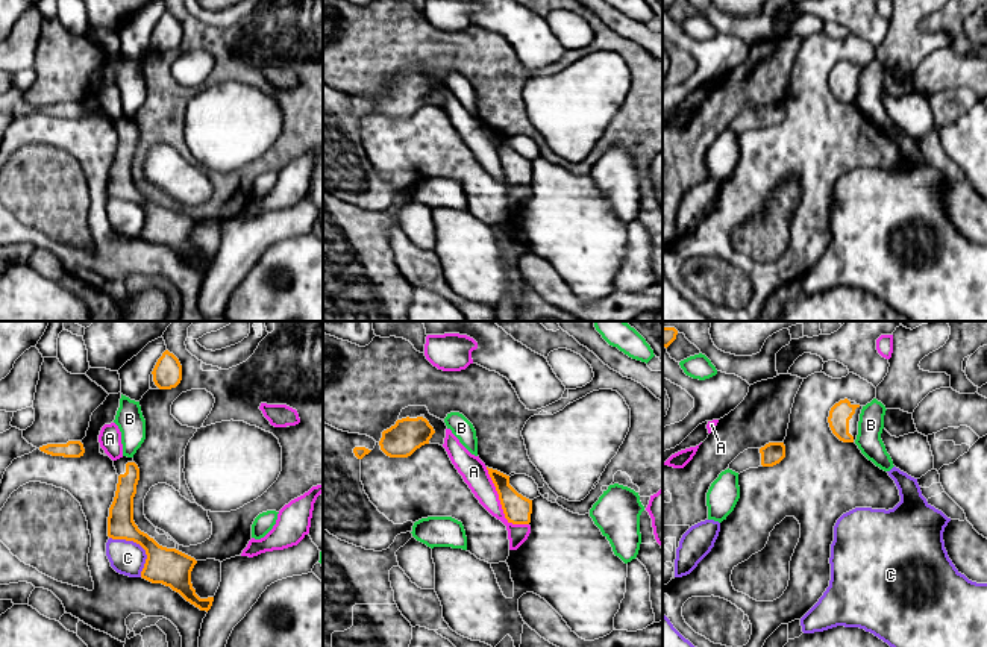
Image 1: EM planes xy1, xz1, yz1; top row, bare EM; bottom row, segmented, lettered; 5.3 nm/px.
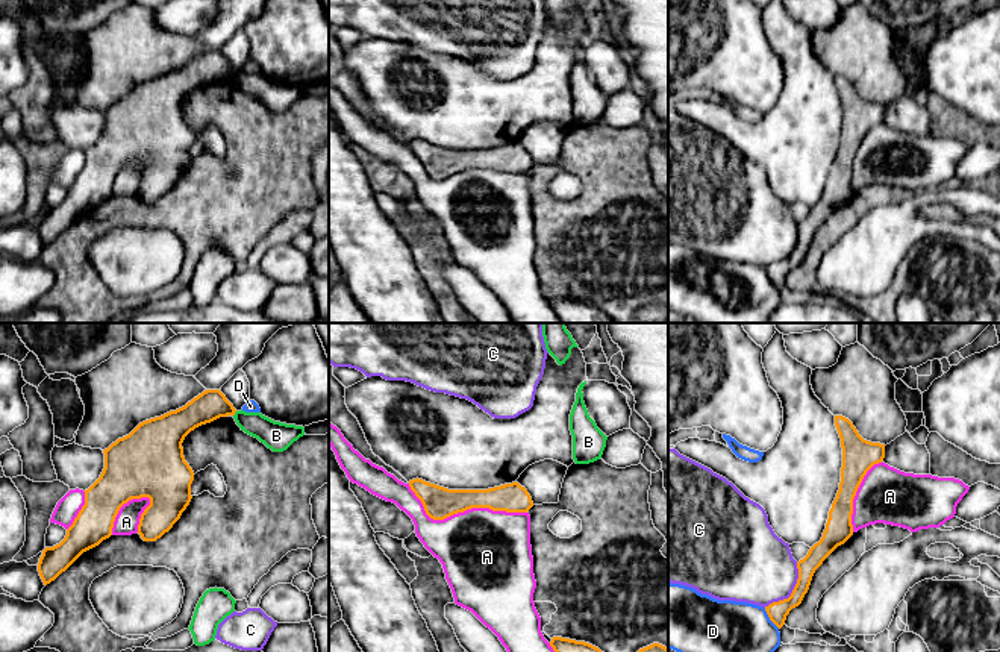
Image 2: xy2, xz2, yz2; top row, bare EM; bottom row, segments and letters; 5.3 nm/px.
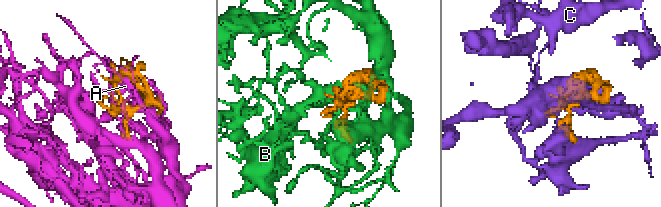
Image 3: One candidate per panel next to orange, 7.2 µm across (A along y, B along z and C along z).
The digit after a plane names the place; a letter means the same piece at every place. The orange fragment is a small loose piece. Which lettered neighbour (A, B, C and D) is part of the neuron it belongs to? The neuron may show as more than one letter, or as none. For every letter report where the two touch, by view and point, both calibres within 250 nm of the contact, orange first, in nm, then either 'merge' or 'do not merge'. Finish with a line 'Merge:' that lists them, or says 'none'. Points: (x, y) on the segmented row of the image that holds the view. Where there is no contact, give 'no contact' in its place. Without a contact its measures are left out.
A: contact xz2 (462, 511); calibres 170 and 460 nm; do not merge
B: contact xy2 (234, 414); calibres 160 and 150 nm; do not merge
C: contact xy1 (140, 544); calibres 200 and 180 nm; do not merge
D: contact yz2 (770, 619); calibres 110 and 280 nm; do not merge
Merge: none

